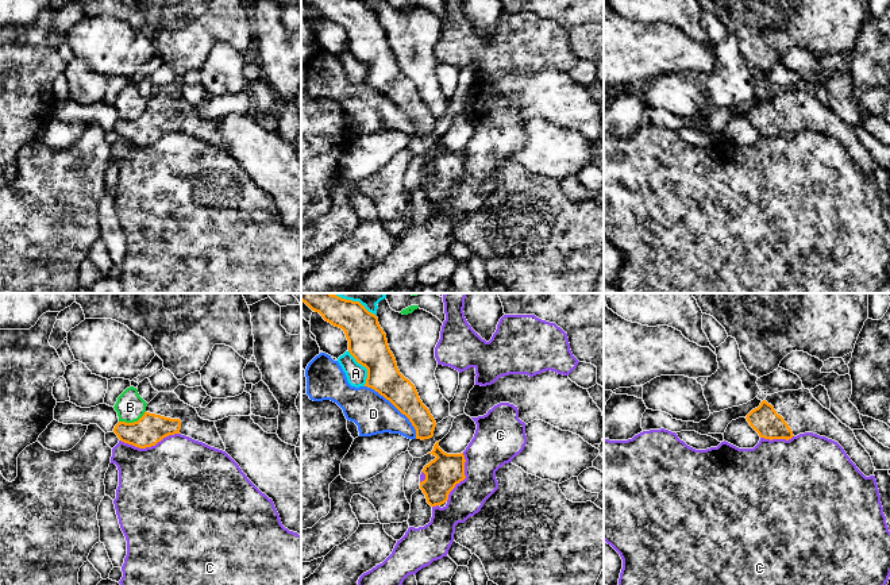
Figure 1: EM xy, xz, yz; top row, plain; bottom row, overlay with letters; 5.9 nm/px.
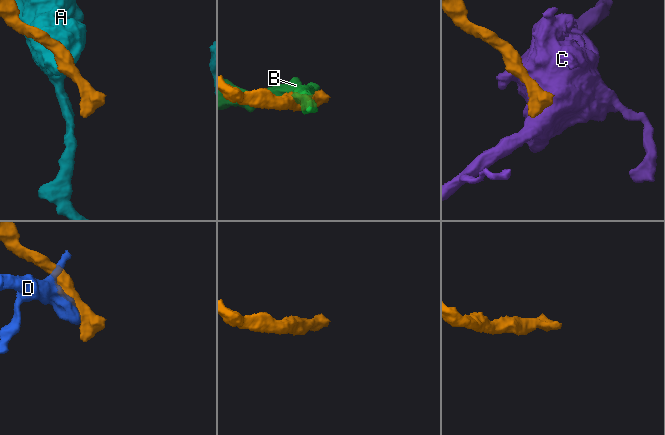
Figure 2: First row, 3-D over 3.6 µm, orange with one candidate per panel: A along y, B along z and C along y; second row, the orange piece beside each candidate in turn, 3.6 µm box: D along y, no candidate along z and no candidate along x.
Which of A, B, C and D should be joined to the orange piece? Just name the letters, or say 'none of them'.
none of them

